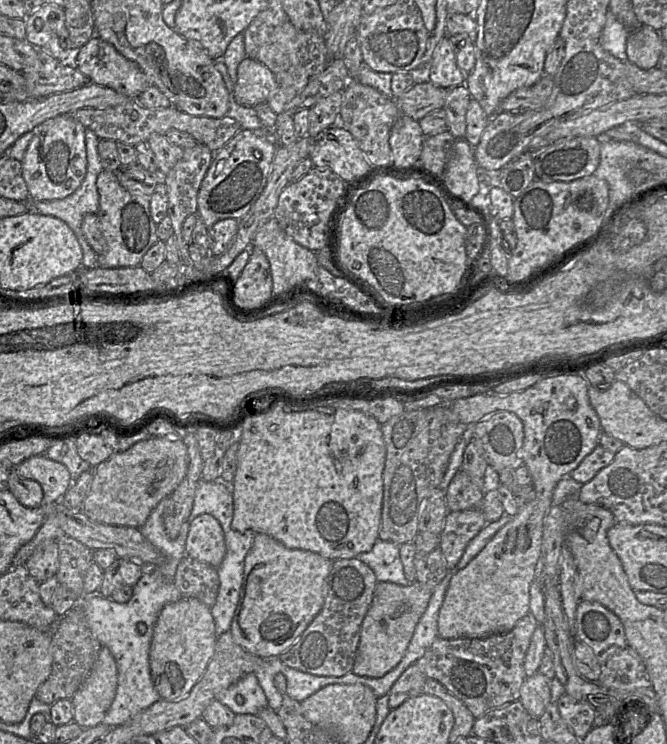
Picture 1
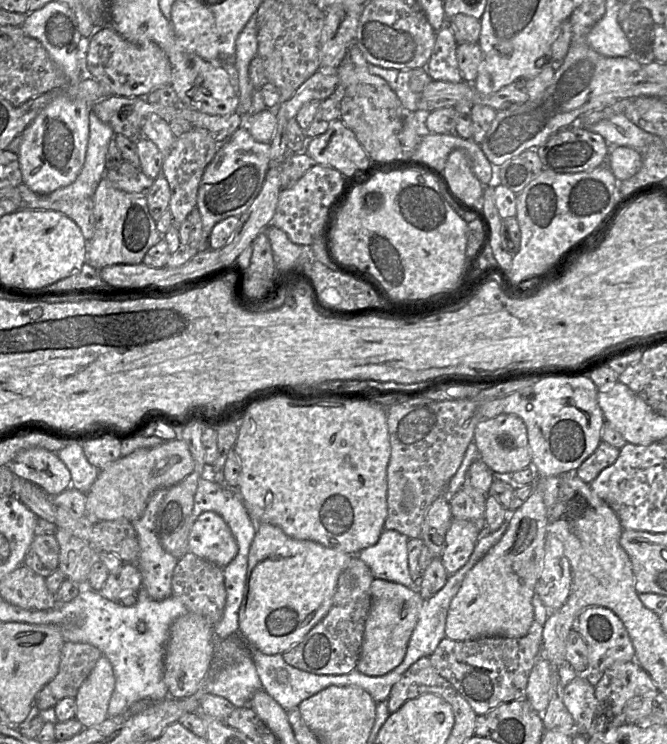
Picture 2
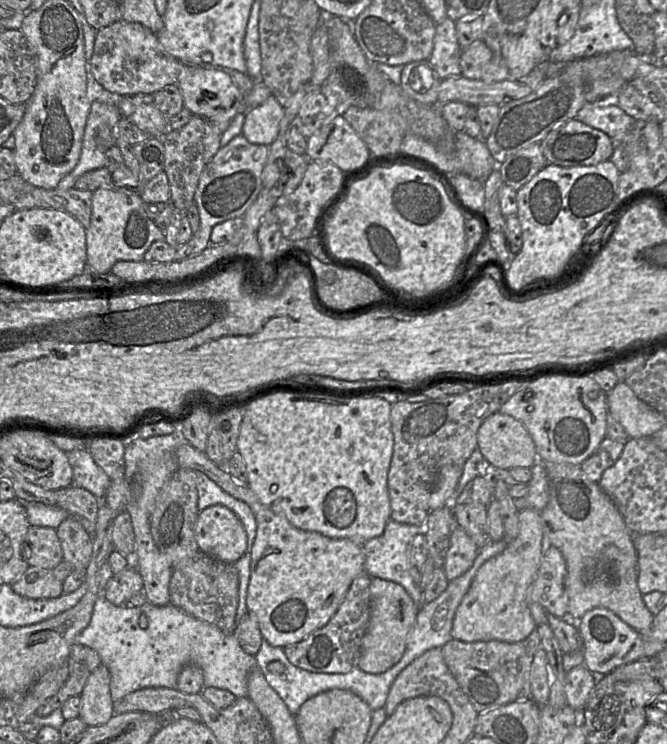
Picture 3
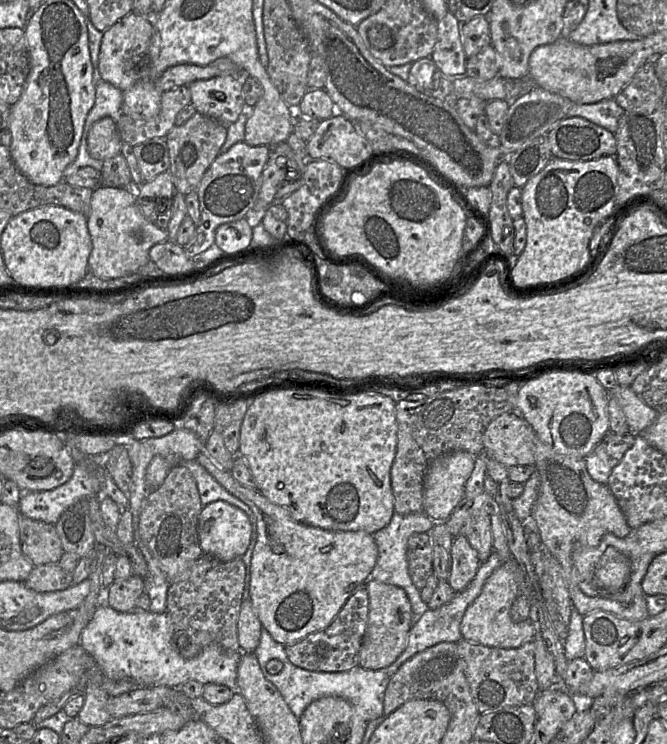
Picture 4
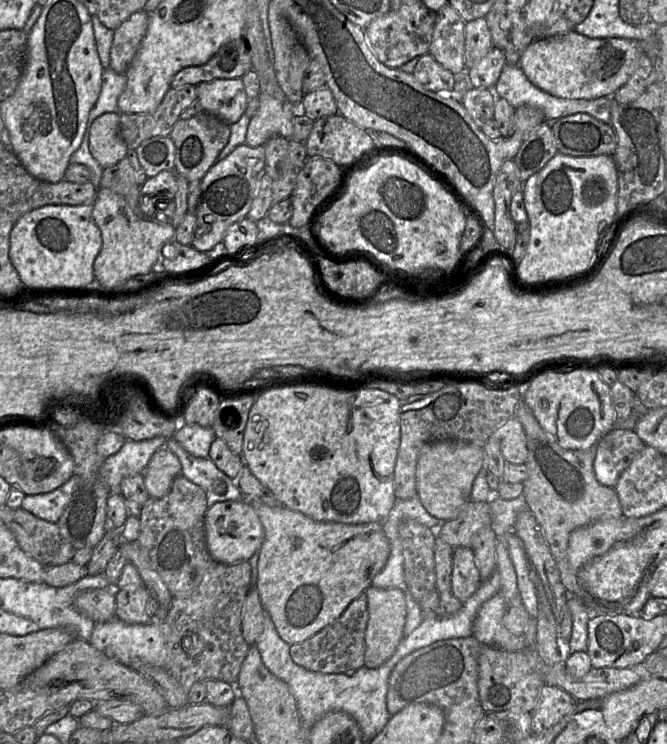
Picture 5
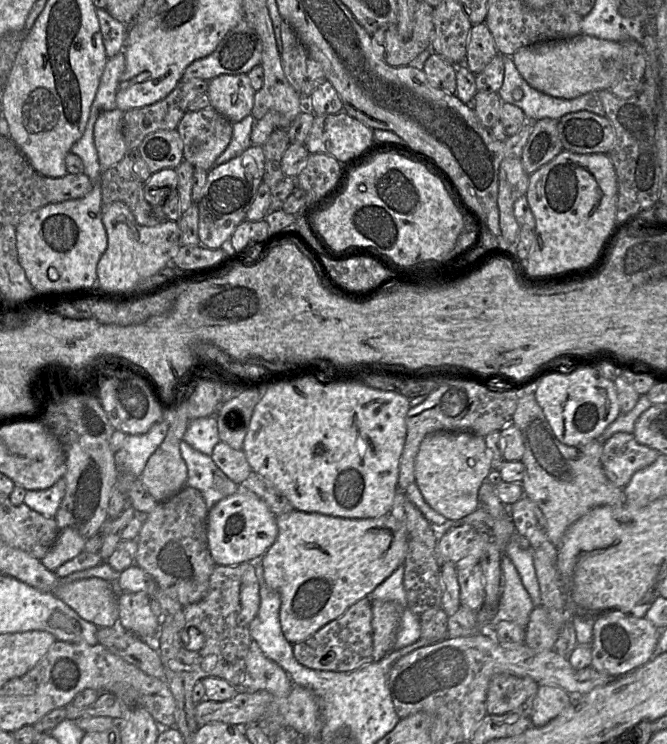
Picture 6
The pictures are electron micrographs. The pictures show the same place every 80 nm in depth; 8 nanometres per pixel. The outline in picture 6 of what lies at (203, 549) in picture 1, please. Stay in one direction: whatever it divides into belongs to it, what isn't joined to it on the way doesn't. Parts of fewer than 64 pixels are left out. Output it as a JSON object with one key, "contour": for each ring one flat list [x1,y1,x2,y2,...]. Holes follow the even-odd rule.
{"contour":[[246,489,239,490,222,500,218,501,208,512,207,540,208,548,216,565,232,566,264,555,268,548,275,542,278,535,276,515,267,504,256,494]]}

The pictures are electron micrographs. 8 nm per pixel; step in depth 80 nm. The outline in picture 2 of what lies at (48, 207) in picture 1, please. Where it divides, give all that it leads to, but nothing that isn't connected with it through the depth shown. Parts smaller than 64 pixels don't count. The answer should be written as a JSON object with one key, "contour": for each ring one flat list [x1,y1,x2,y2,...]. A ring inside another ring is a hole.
{"contour":[[92,111,89,115,89,136,83,167,76,180,49,195,51,201,93,198,99,182,106,172,106,152,115,137,113,129]]}

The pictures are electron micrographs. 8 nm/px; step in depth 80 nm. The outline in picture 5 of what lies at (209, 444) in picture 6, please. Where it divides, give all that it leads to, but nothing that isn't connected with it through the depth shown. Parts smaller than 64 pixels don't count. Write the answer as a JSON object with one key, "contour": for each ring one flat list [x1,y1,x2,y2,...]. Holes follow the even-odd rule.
{"contour":[[183,420,178,424,173,438,193,456,208,458,210,446,216,435,212,427,186,424]]}

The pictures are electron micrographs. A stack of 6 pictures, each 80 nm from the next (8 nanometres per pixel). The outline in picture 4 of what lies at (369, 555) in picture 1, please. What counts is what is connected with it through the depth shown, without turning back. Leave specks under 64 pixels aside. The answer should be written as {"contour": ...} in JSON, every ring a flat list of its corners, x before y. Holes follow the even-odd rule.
{"contour":[[424,511,405,515,394,512,385,527,372,533,378,548,378,558,370,577,403,588,410,600,414,621,428,609,428,604,422,600,420,590,413,584,409,575,407,542,413,533,430,532,434,524,435,522]]}

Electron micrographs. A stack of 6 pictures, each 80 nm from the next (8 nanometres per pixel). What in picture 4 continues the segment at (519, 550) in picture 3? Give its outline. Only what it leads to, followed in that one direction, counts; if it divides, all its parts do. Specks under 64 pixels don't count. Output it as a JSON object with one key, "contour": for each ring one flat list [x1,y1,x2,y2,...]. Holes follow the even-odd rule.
{"contour":[[510,556,501,563,486,579,480,594,467,607,460,624,463,639,487,646,517,648,532,641,535,635,535,623,529,619,514,622,510,616,512,603,521,593,523,571]]}

